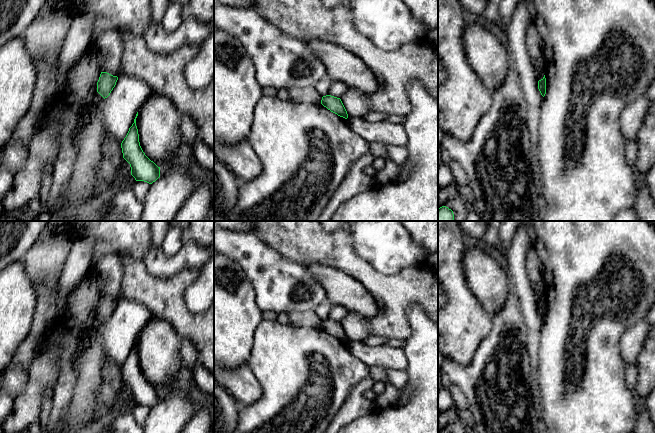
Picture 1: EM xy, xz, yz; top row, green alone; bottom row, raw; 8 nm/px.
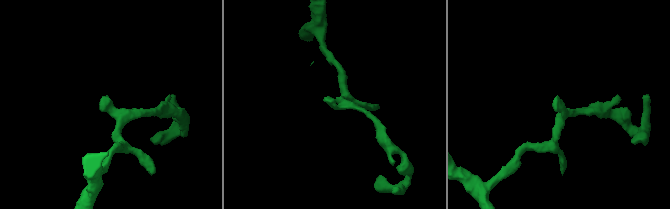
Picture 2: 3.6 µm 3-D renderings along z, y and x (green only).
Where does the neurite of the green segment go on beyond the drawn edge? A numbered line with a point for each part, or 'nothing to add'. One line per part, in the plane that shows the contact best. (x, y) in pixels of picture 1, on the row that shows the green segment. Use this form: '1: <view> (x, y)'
nothing to add

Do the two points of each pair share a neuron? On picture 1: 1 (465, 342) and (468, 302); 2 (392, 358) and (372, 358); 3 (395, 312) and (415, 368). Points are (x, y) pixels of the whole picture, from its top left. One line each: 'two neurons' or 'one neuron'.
1: one neuron
2: one neuron
3: two neurons

